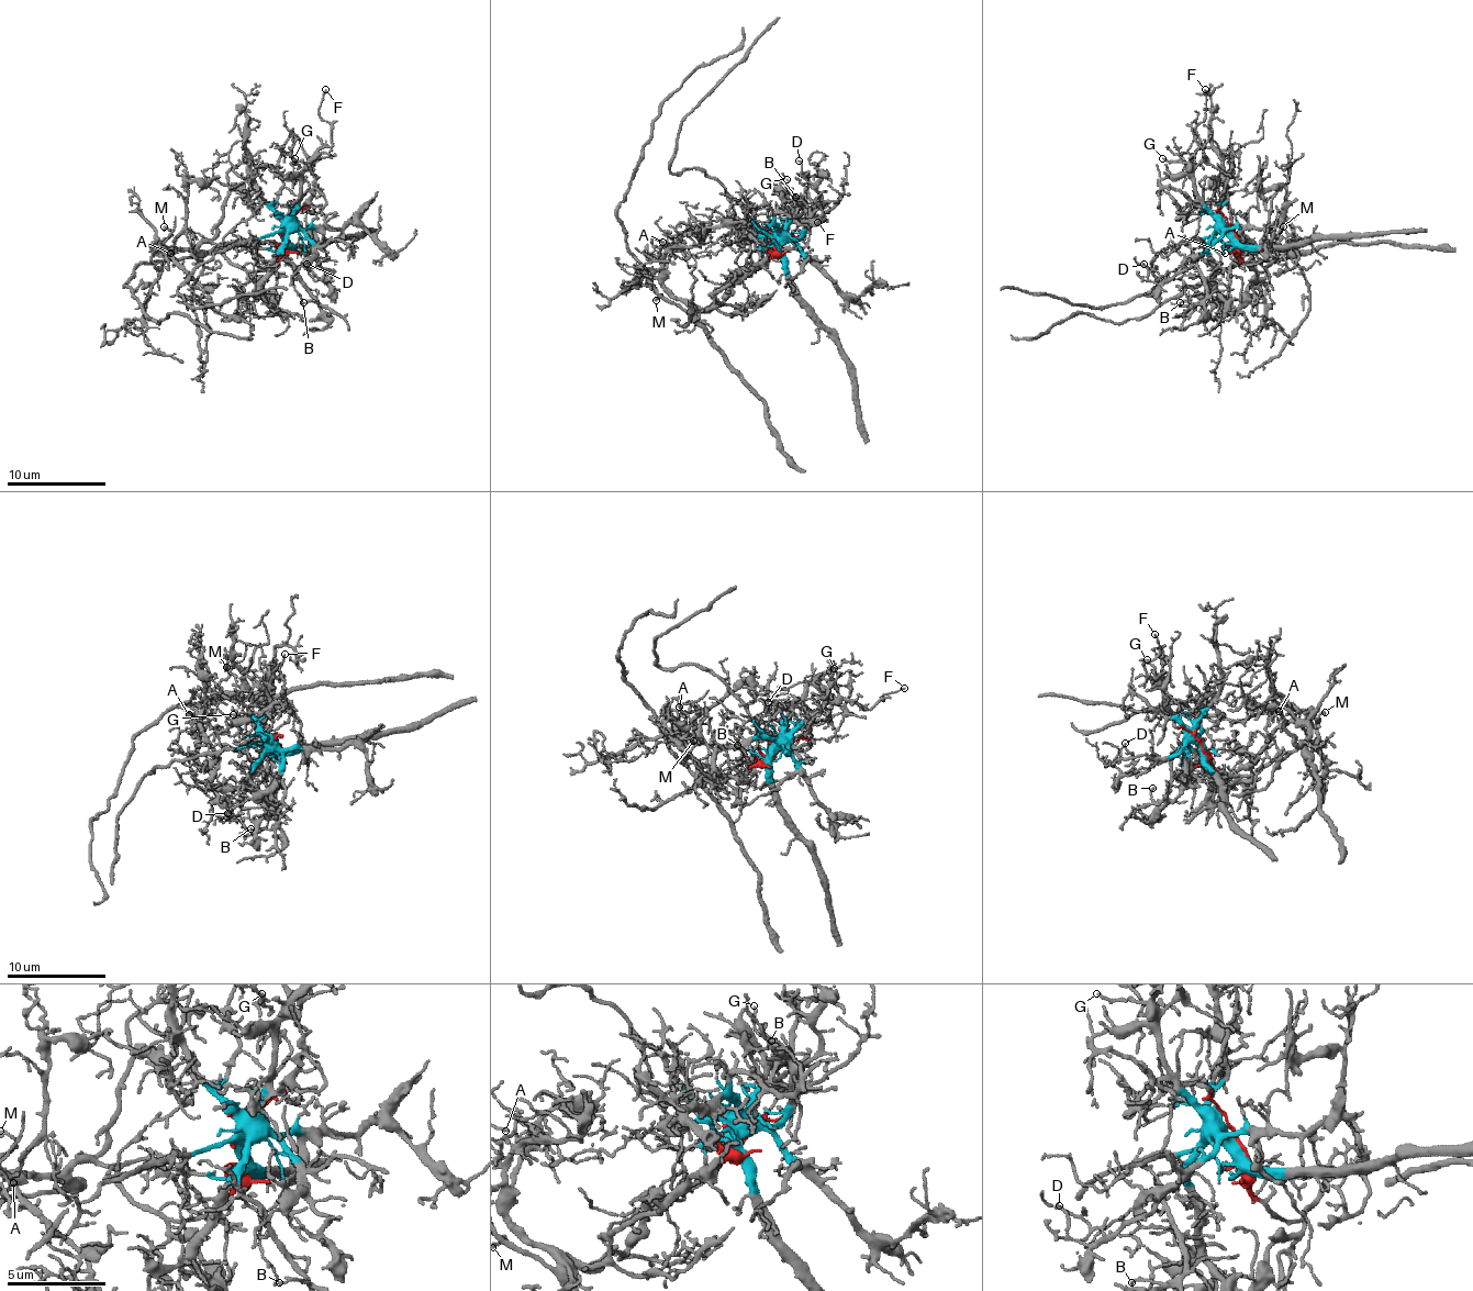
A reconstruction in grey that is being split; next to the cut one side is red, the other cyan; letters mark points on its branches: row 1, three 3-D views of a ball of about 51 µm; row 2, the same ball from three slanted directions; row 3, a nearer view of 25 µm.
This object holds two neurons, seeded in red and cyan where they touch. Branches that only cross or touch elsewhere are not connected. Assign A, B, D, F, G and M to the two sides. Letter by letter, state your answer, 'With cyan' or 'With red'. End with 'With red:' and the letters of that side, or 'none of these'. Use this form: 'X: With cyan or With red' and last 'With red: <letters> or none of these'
A: With red
B: With cyan
D: With cyan
F: With cyan
G: With cyan
M: With red
With red: A, M

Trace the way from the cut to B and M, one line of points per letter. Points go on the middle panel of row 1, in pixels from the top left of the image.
B: (777, 245), (777, 212), (798, 222), (807, 220), (810, 210), (794, 197)
M: (777, 247), (705, 309), (660, 285), (655, 299)

